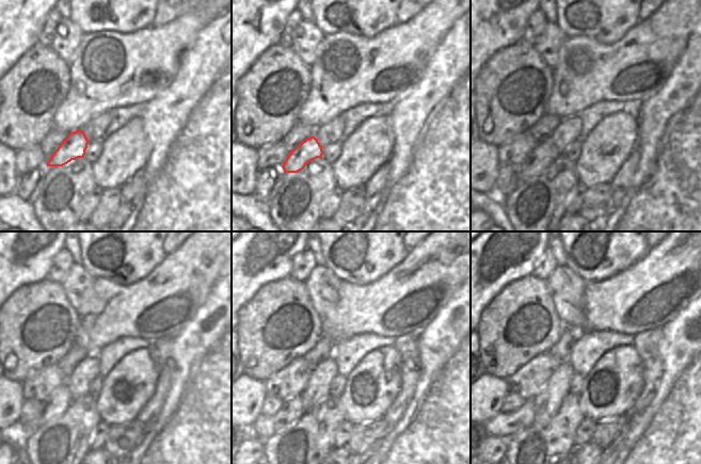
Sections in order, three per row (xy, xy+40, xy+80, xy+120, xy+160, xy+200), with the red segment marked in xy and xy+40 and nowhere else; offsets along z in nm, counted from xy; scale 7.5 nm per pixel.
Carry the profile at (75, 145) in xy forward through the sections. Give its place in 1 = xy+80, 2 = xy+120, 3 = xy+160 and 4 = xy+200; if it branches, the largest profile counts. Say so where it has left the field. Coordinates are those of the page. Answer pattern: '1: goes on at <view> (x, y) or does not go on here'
1: goes on at xy+80 (544, 154)
2: goes on at xy+120 (60, 399)
3: goes on at xy+160 (265, 427)
4: goes on at xy+200 (504, 425)

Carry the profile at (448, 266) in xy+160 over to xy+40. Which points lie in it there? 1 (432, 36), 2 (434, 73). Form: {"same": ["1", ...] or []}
{"same": ["1"]}

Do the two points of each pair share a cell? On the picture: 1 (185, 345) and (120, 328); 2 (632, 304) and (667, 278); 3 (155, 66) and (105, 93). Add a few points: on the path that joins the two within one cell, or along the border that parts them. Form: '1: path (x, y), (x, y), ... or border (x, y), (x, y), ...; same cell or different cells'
1: border (189, 320), (172, 338); different cells
2: path (640, 297), (658, 284); same cell
3: path (142, 66), (128, 69), (117, 80); same cell

